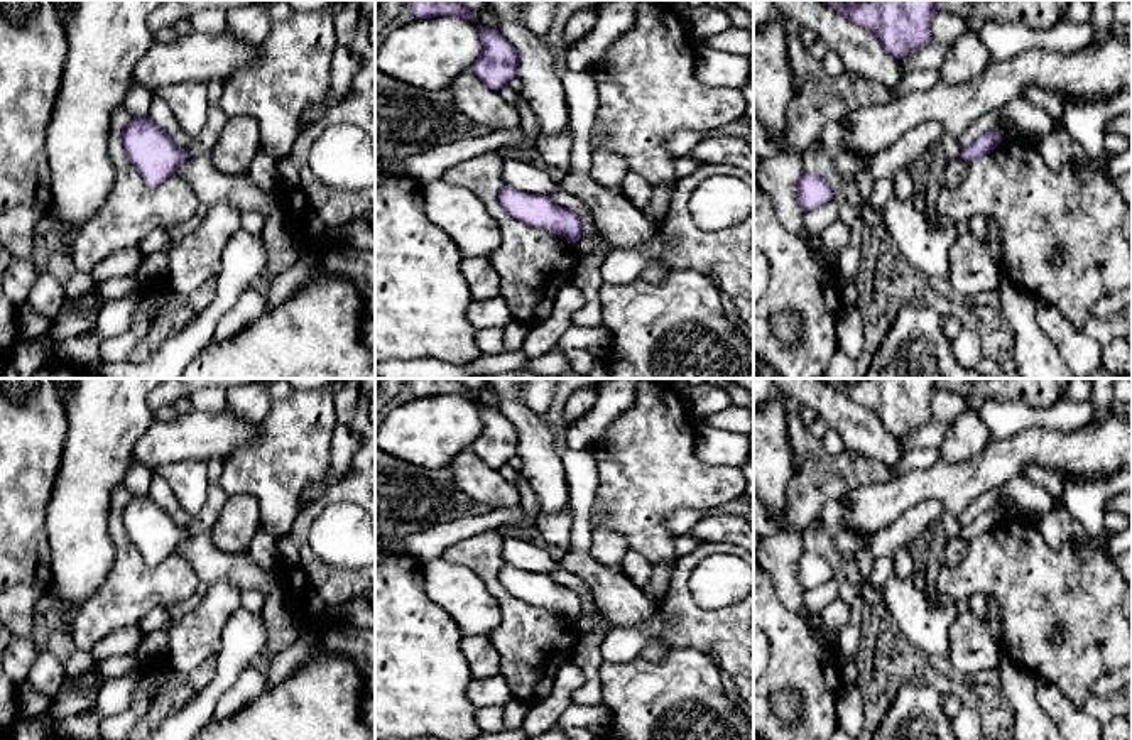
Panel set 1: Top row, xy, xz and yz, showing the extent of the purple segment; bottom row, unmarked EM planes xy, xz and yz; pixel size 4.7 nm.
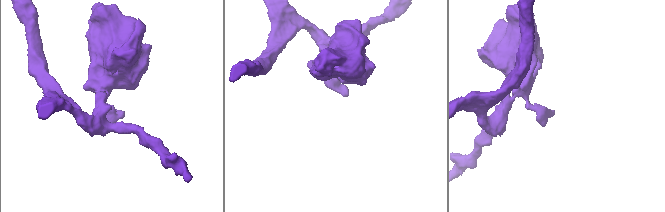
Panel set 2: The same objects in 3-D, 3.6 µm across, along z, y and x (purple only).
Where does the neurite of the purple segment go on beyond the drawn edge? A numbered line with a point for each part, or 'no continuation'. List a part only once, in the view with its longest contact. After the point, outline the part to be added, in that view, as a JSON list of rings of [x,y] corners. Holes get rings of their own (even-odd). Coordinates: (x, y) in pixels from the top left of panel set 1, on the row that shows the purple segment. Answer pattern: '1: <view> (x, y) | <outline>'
no continuation

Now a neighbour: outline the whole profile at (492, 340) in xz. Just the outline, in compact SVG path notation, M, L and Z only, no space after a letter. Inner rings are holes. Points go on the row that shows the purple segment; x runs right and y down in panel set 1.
M487 328L475 333L476 346L483 355L497 355L505 351L505 329Z

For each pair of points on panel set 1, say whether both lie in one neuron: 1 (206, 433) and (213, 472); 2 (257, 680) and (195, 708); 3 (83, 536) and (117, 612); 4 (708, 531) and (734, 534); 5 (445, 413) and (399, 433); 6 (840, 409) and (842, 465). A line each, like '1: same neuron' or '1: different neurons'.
1: different neurons
2: different neurons
3: different neurons
4: same neuron
5: same neuron
6: different neurons

